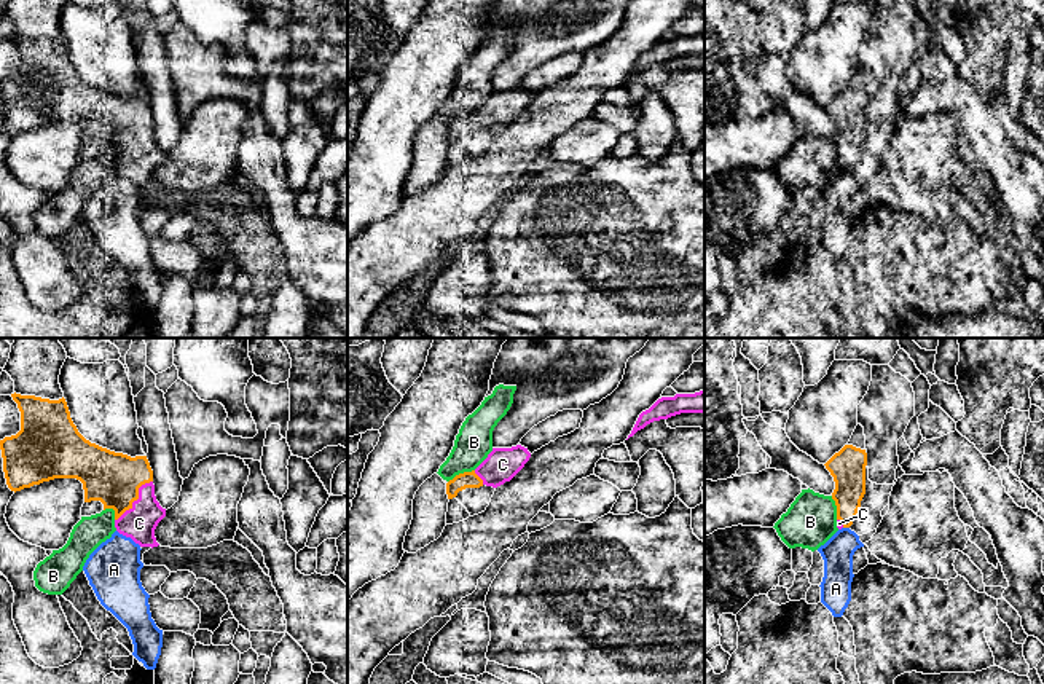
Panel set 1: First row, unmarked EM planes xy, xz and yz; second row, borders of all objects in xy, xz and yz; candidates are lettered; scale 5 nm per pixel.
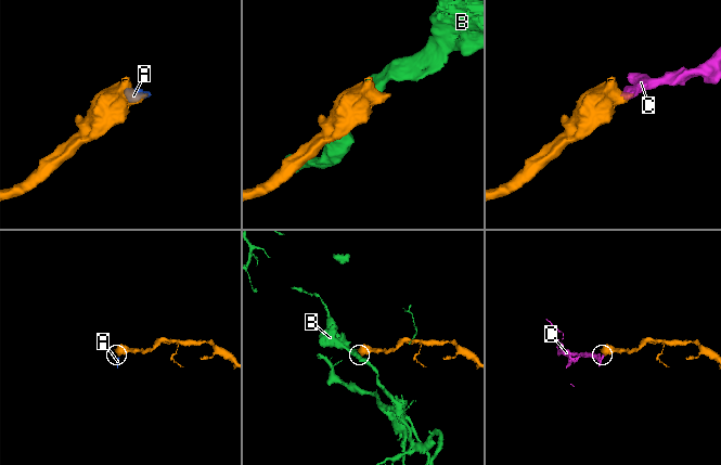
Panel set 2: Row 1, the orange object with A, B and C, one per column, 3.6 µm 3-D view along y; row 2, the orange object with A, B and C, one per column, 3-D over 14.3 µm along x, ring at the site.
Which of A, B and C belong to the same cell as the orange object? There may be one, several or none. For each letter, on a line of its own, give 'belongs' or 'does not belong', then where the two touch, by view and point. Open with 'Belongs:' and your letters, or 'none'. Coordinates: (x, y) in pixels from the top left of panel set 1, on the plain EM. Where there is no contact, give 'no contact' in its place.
Belongs: C
A: does not belong | yz (847, 169)
B: does not belong | xz (461, 117)
C: belongs | xy (136, 142)

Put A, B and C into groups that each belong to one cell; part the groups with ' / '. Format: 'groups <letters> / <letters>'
groups A / B / C

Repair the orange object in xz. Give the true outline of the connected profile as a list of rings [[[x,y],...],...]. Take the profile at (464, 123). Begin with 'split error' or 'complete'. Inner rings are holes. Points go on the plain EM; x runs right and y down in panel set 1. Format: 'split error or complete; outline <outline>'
split error; outline [[[516,88],[512,91],[493,91],[488,100],[472,115],[456,118],[446,126],[448,142],[457,139],[465,131],[480,131],[483,128],[497,131],[510,124],[529,104],[528,91]]]

